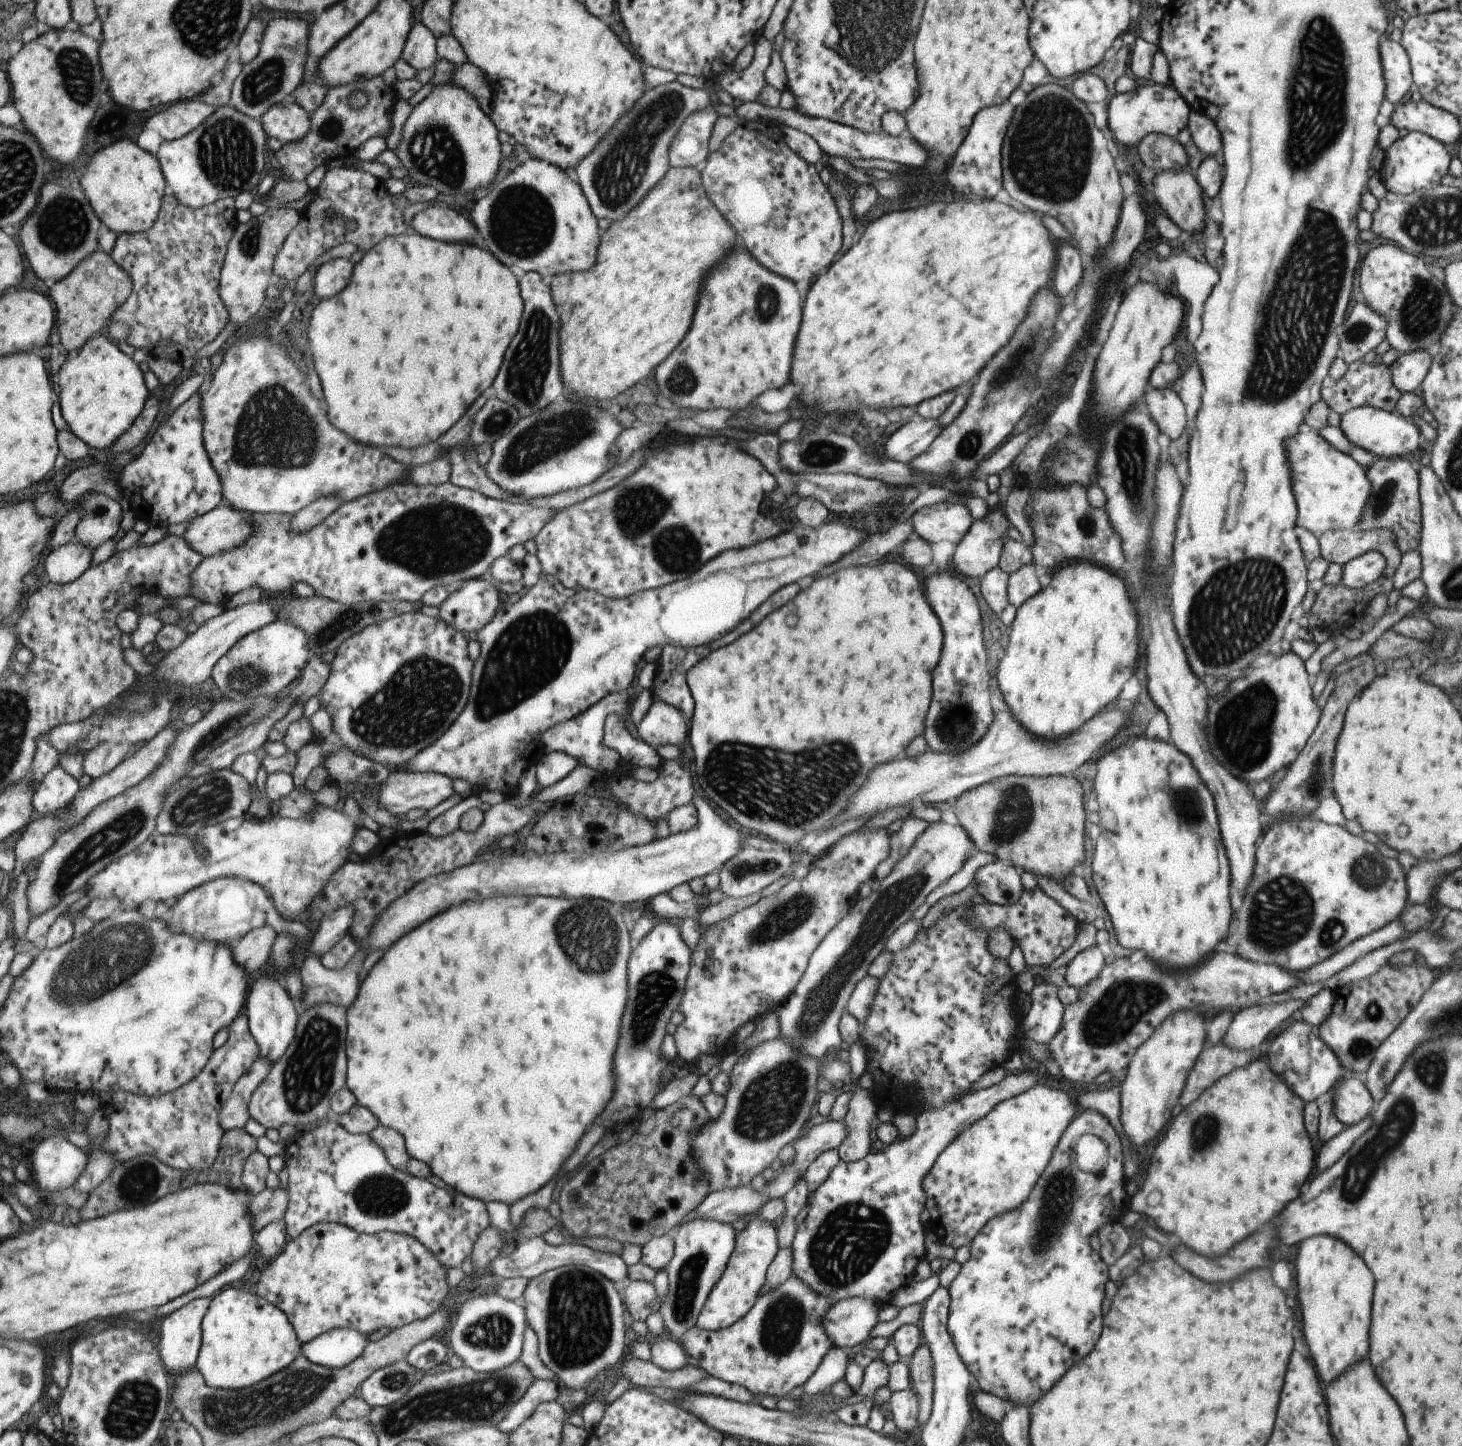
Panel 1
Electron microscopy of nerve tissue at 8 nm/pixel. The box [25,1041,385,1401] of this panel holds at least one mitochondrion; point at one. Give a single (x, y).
(137, 1184)

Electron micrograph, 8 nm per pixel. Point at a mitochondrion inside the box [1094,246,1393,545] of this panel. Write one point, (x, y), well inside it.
(1133, 446)

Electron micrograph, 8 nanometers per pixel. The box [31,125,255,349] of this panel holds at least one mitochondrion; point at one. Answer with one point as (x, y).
(64, 225)

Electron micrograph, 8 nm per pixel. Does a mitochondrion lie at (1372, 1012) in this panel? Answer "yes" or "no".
yes

